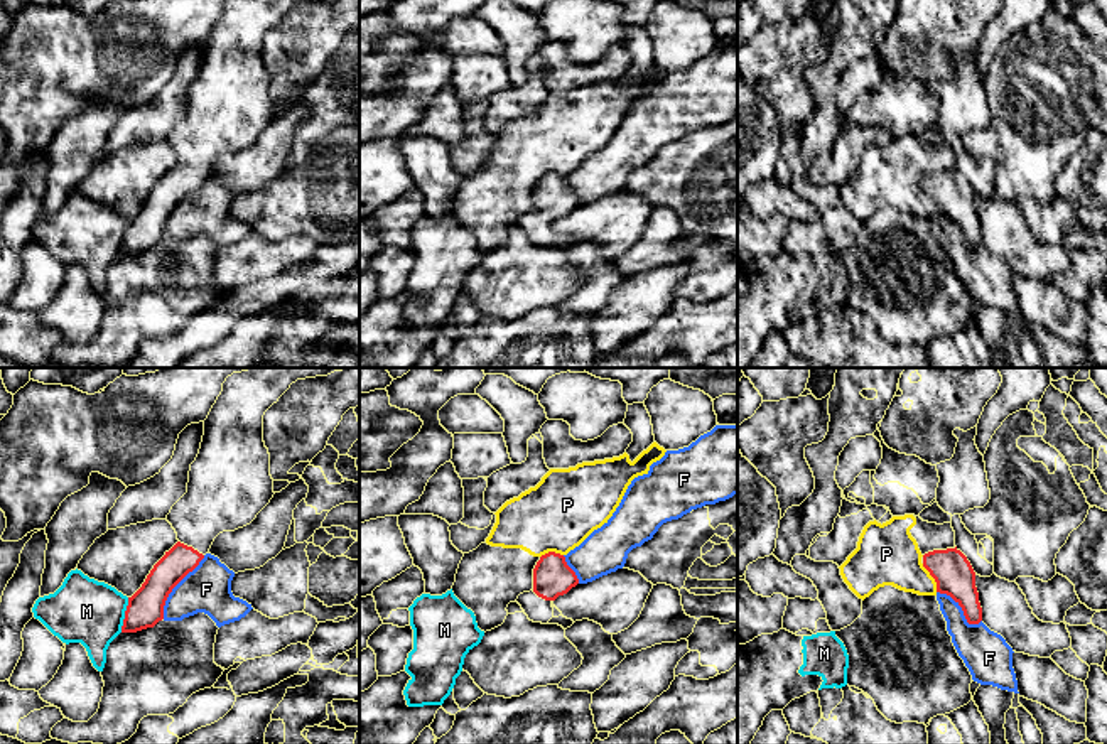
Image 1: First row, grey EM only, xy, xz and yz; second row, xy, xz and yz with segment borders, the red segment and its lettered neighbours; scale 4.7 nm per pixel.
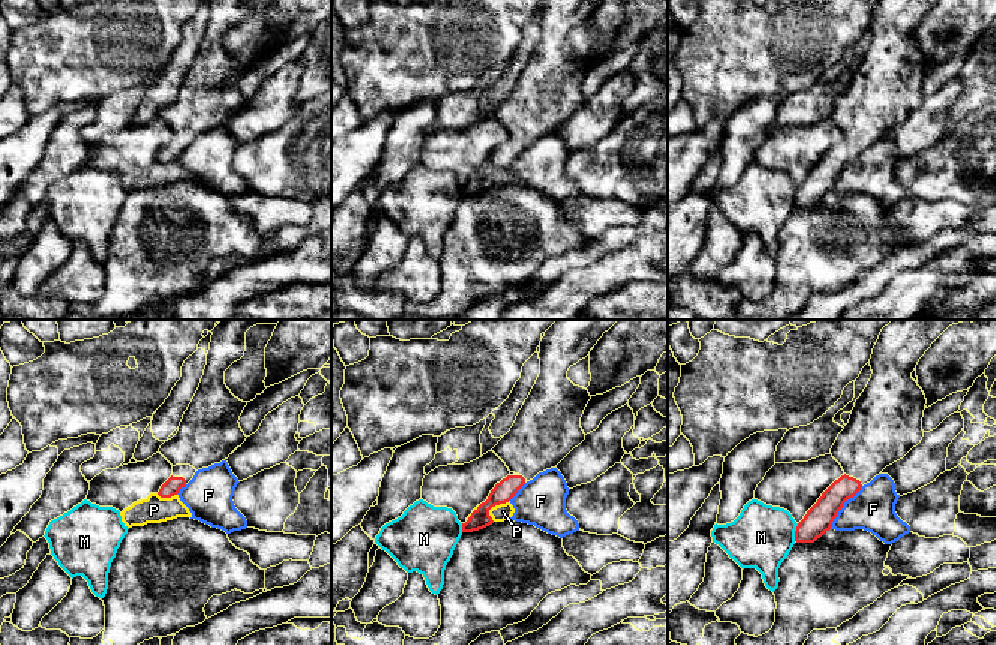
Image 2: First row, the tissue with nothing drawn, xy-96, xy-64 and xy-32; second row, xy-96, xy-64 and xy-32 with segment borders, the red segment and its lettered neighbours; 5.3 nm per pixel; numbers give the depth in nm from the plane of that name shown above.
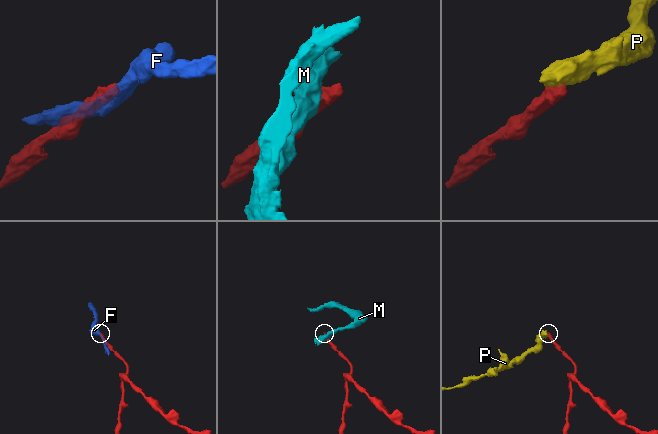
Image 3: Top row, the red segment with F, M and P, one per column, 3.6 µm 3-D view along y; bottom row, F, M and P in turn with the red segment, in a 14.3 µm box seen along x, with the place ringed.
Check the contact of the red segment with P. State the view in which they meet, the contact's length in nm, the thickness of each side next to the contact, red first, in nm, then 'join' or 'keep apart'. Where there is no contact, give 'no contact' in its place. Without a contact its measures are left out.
contact in yz; length 150 nm; calibres 190 and 300 nm; keep apart

